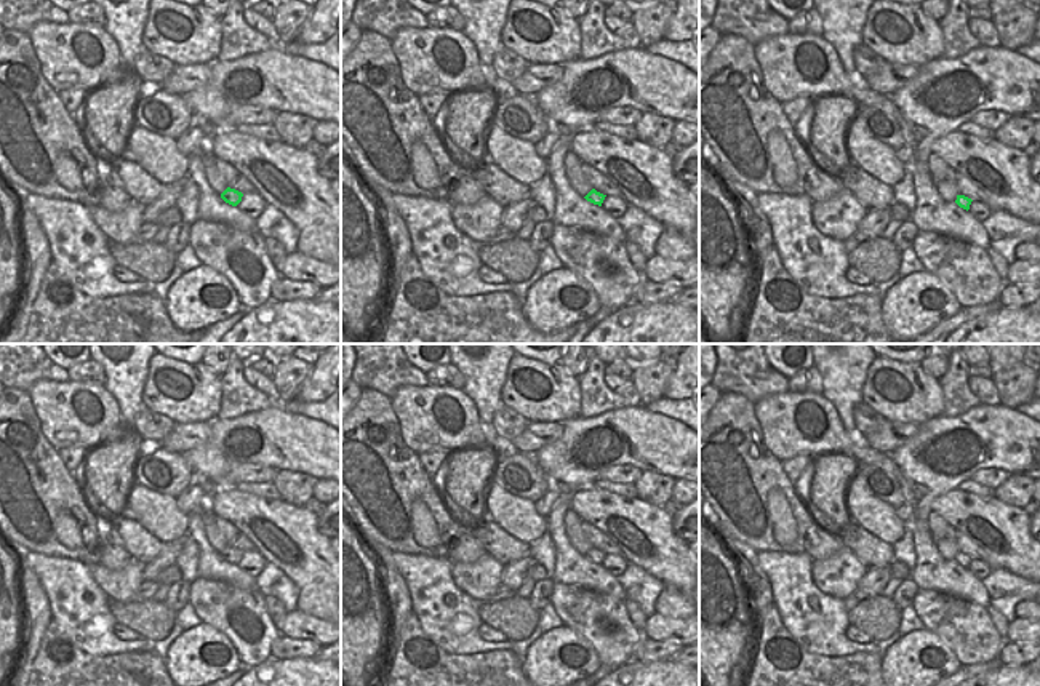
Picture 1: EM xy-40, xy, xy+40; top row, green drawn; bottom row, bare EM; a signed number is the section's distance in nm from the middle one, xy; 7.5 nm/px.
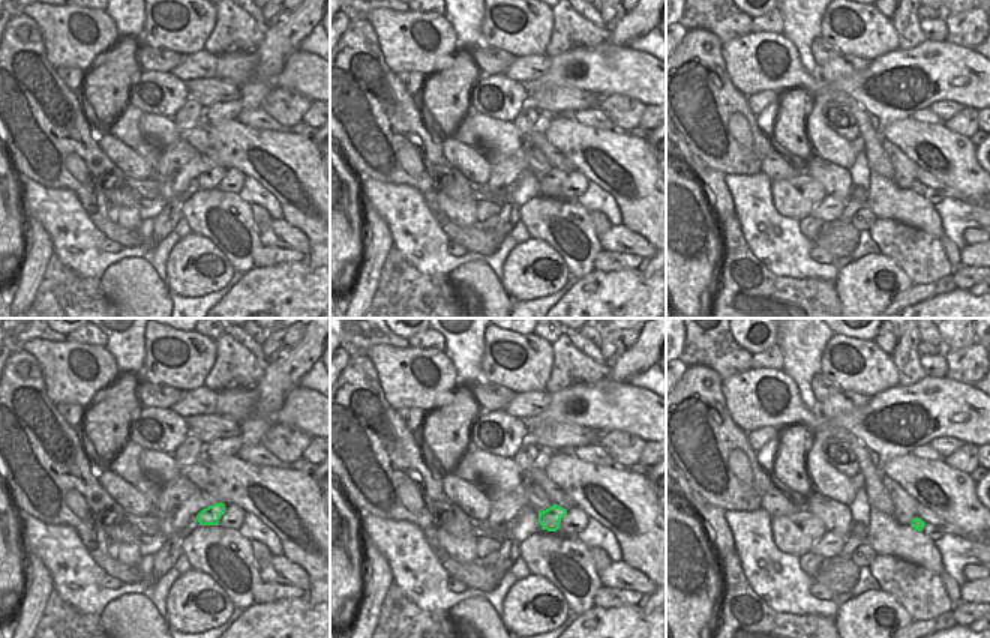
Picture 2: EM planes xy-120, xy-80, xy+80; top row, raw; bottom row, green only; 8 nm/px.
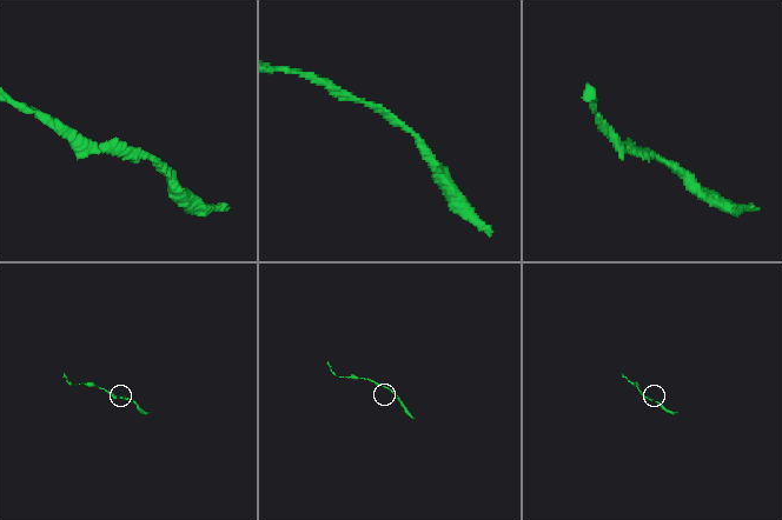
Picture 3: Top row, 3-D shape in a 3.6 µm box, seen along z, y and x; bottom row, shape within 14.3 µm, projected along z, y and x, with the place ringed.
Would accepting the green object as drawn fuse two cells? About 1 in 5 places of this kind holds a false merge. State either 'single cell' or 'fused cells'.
single cell

